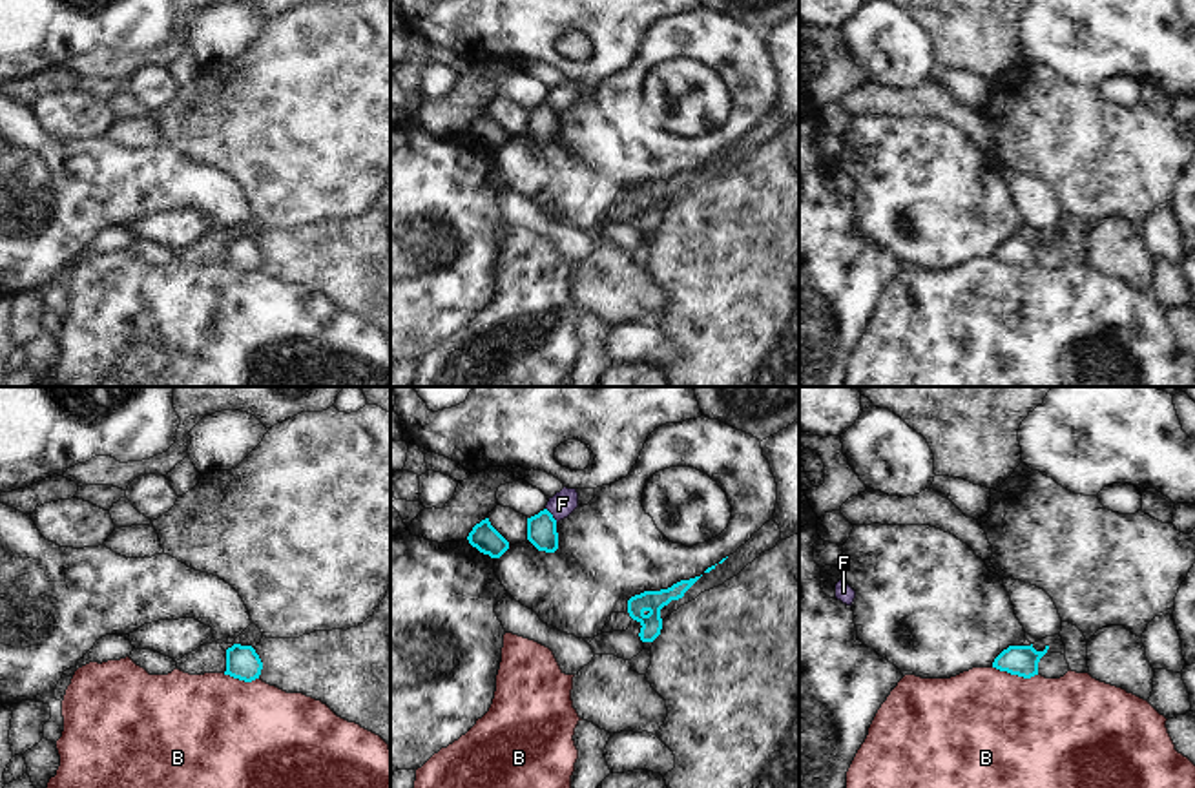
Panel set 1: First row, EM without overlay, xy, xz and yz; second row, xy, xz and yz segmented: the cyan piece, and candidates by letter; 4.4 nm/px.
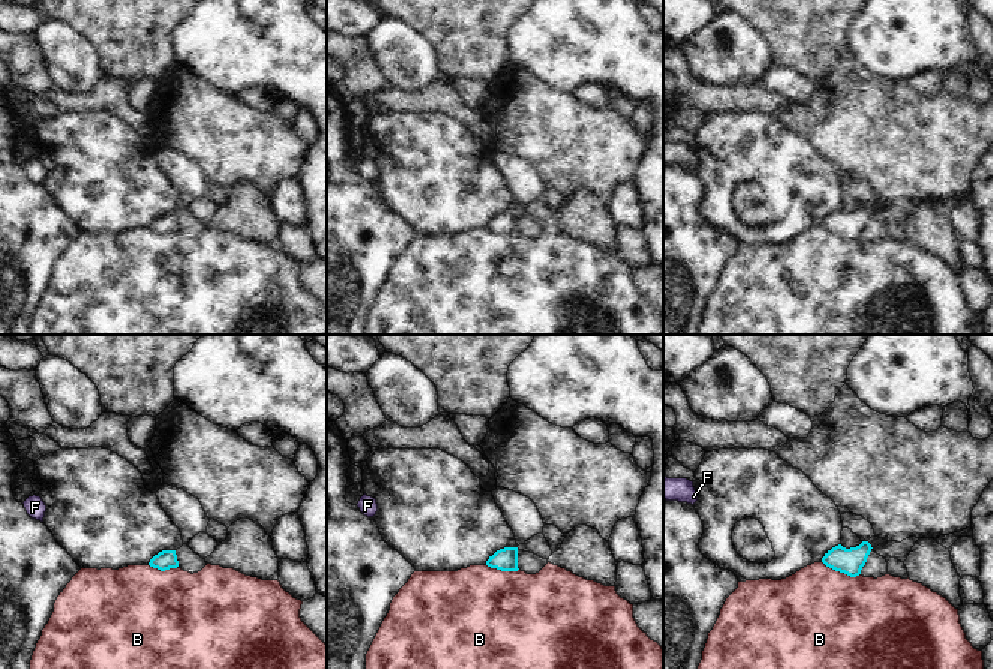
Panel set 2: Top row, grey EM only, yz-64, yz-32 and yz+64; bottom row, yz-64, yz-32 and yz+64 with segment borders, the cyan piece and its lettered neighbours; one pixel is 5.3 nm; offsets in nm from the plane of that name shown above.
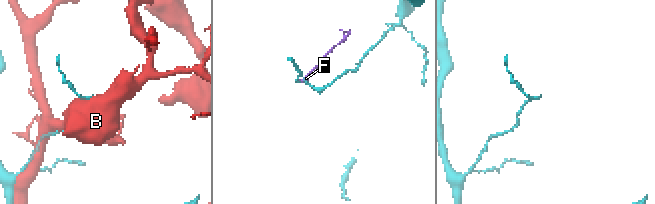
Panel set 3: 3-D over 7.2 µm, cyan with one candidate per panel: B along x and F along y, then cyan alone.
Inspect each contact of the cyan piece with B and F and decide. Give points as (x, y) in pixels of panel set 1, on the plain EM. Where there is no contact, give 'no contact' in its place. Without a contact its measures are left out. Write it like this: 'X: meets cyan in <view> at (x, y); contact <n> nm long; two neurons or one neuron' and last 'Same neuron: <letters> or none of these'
B: meets cyan in yz at (1015, 265); contact 200 nm long; two neurons
F: meets cyan in xz at (551, 106); contact 90 nm long; two neurons
Same neuron: none of these

